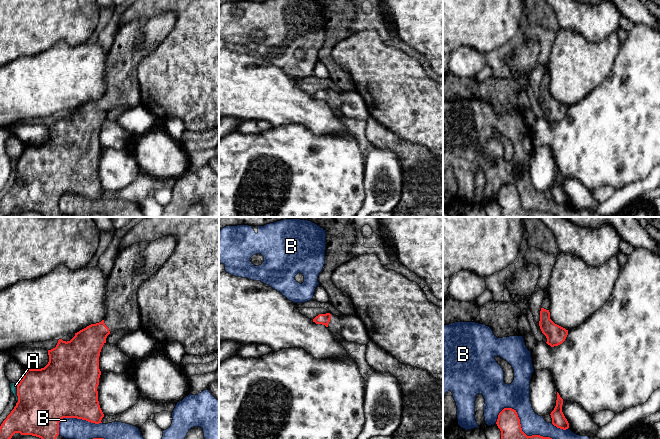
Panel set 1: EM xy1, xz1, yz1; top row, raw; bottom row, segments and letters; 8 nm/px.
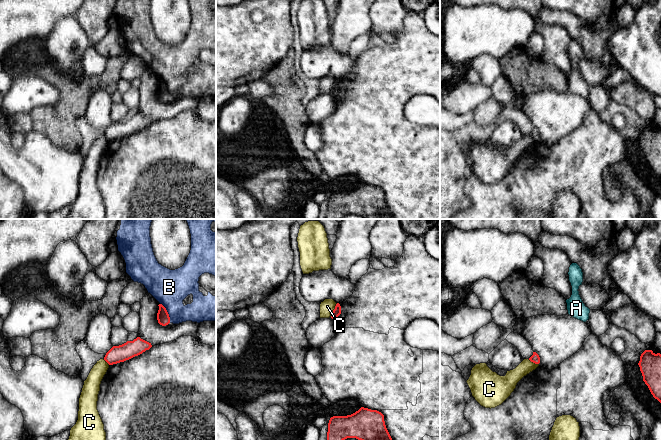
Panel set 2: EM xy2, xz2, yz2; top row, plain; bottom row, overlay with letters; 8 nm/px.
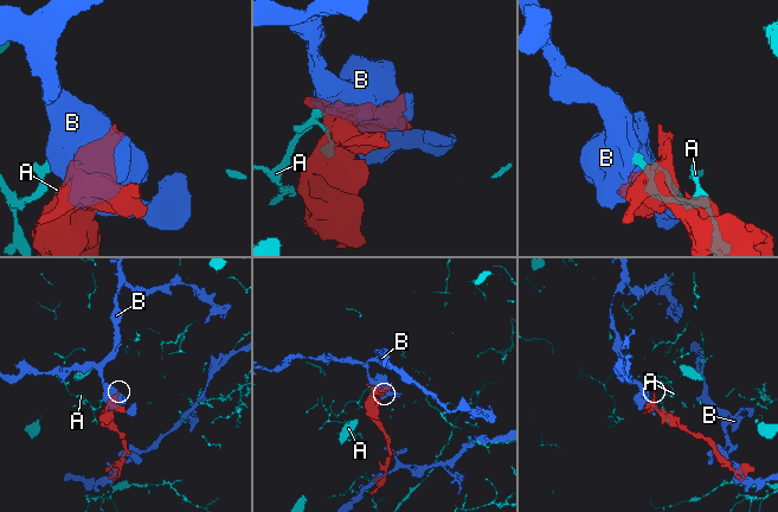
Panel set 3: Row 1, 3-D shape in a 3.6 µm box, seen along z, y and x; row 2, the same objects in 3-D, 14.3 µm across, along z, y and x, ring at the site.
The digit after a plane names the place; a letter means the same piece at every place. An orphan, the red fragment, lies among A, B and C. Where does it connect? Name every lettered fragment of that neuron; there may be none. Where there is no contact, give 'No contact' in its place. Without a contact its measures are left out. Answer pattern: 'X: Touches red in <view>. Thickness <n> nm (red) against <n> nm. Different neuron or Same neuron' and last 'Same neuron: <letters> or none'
A: Touches red in xy1. Thickness 440 nm (red) against 60 nm. Different neuron
B: Touches red in yz1. Thickness 180 nm (red) against 200 nm. Different neuron
C: Touches red in xz2. Thickness 70 nm (red) against 110 nm. Different neuron
Same neuron: none

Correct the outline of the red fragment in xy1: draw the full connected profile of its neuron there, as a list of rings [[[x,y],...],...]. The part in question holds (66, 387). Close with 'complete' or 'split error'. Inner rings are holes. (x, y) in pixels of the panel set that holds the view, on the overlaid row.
[[[169,235],[155,241],[133,244],[117,254],[108,276],[104,319],[75,333],[70,341],[59,339],[56,347],[48,350],[49,362],[44,368],[27,369],[17,384],[18,402],[0,426],[0,439],[11,439],[15,433],[41,439],[56,439],[59,435],[59,422],[63,418],[102,423],[104,414],[99,405],[97,391],[101,375],[101,349],[111,332],[119,329],[141,329],[137,291],[167,261],[175,246],[175,237]]]; split error

